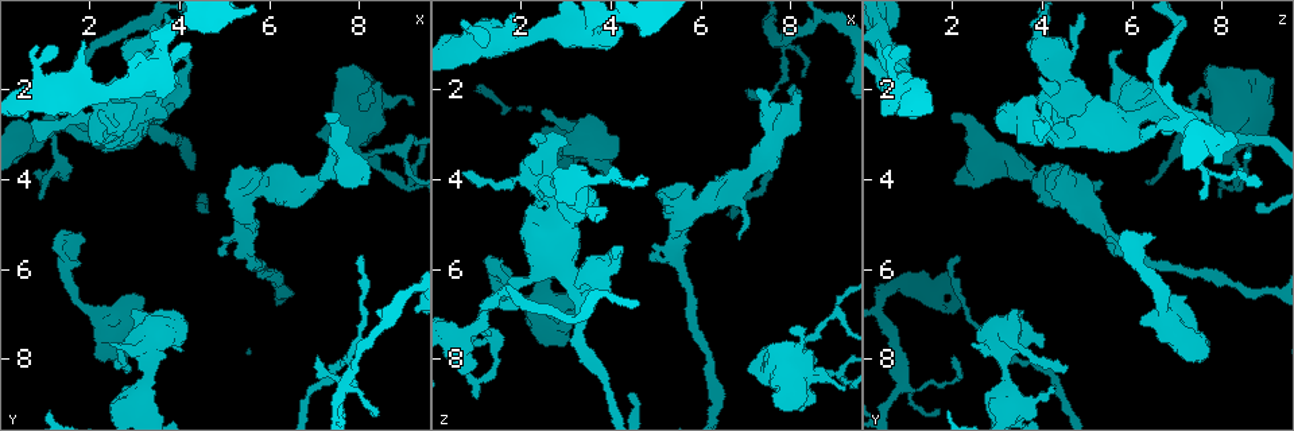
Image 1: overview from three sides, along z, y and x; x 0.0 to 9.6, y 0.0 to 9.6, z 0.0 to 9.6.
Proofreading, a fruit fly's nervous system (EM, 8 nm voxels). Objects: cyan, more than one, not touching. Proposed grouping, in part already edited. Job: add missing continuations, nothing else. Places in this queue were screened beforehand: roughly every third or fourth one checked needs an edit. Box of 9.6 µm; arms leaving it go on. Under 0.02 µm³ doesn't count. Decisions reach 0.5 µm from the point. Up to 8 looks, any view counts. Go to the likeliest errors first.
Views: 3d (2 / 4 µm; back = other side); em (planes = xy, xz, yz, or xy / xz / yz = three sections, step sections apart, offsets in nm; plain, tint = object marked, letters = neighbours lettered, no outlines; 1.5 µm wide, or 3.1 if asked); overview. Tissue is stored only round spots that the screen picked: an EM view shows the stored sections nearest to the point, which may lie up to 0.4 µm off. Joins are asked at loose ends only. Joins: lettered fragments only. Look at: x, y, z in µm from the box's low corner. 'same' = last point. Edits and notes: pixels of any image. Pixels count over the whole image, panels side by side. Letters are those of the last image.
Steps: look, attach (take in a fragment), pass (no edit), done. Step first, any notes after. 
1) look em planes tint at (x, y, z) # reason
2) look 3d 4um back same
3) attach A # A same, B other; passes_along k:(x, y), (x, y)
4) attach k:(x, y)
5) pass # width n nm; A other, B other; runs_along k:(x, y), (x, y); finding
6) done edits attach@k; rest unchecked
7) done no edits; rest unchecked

look em yz step 4 tint at (8.05, 5.70, 2.10) # tapers out

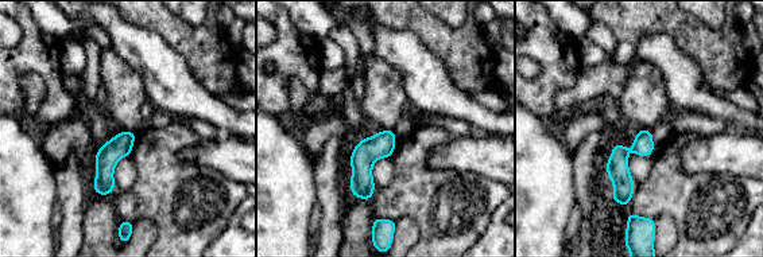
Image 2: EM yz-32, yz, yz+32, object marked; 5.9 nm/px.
look em xz step 8 letters same

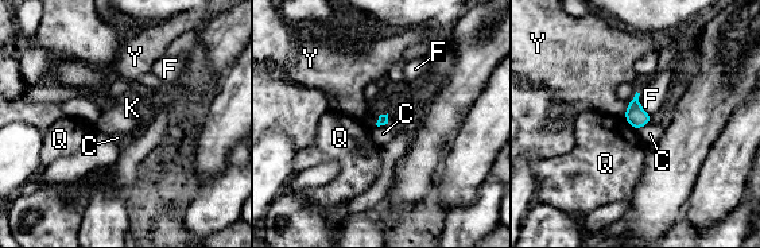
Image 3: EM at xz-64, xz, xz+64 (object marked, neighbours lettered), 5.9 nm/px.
pass # C other, F other, K other, Q other, Y other; border 3:(380, 115), (376, 126); no lettered fragment goes on from it

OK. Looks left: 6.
look 3d 4um at (7.15, 2.95, 8.40) # thick end

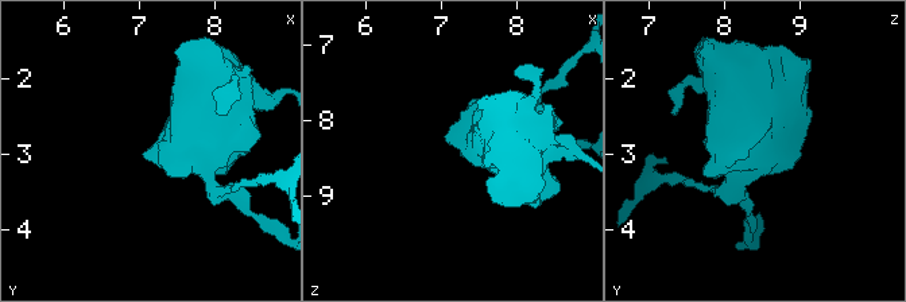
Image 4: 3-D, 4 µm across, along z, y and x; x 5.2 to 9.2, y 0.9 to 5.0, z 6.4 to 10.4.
look em planes letters at (7.15, 3.00, 8.30) # shape alone is not enough

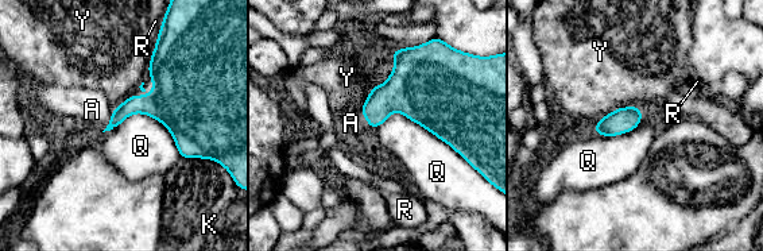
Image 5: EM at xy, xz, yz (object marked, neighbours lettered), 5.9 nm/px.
attach A # A same, K other, Q other, R other, Y other; the neuron continues

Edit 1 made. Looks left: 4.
look overview # see it whole again

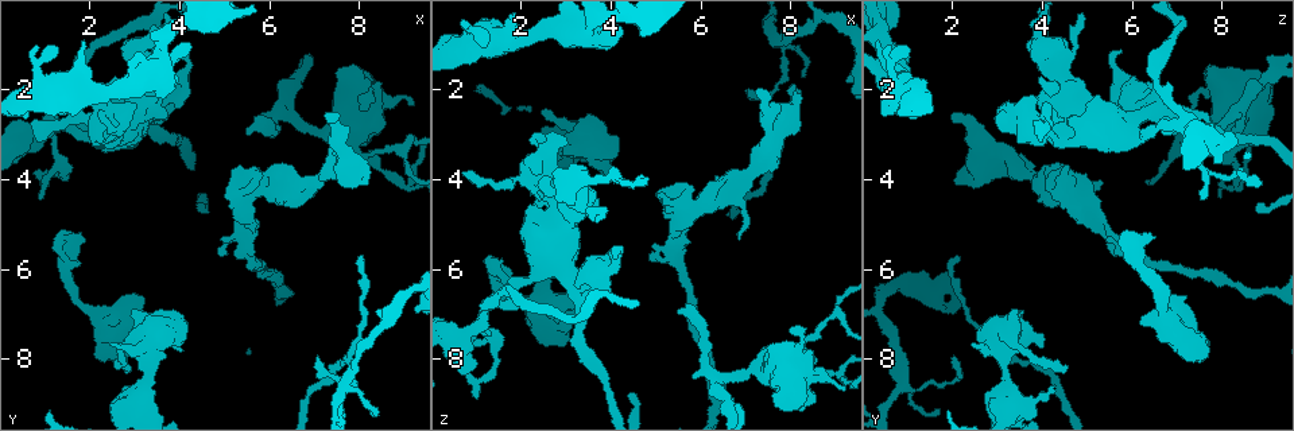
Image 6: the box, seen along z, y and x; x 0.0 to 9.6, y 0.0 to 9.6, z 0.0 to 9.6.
look em xz step 4 letters at (1.60, 5.15, 5.80) # free end

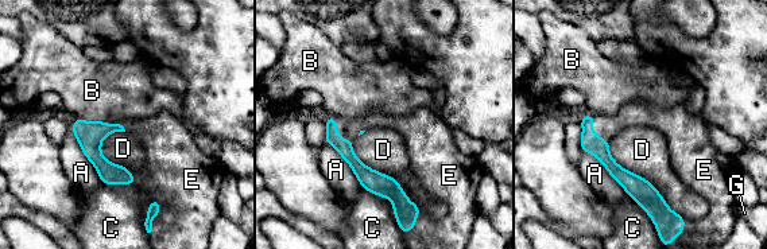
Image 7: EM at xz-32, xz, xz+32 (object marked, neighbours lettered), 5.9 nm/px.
look em yz step 8 letters same

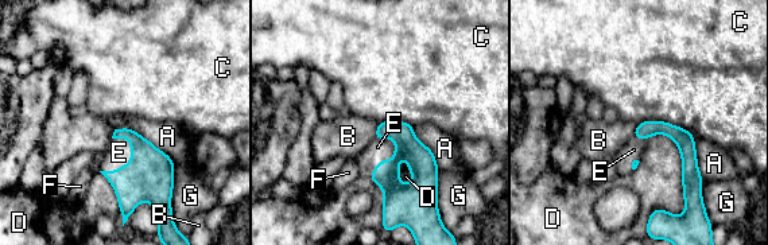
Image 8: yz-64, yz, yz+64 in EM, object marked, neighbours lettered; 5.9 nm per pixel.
attach E # A other, B other, C other, D other, E same, F other, G other; the neuron continues

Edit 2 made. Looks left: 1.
done edits attach@5, attach@8; rest unchecked

